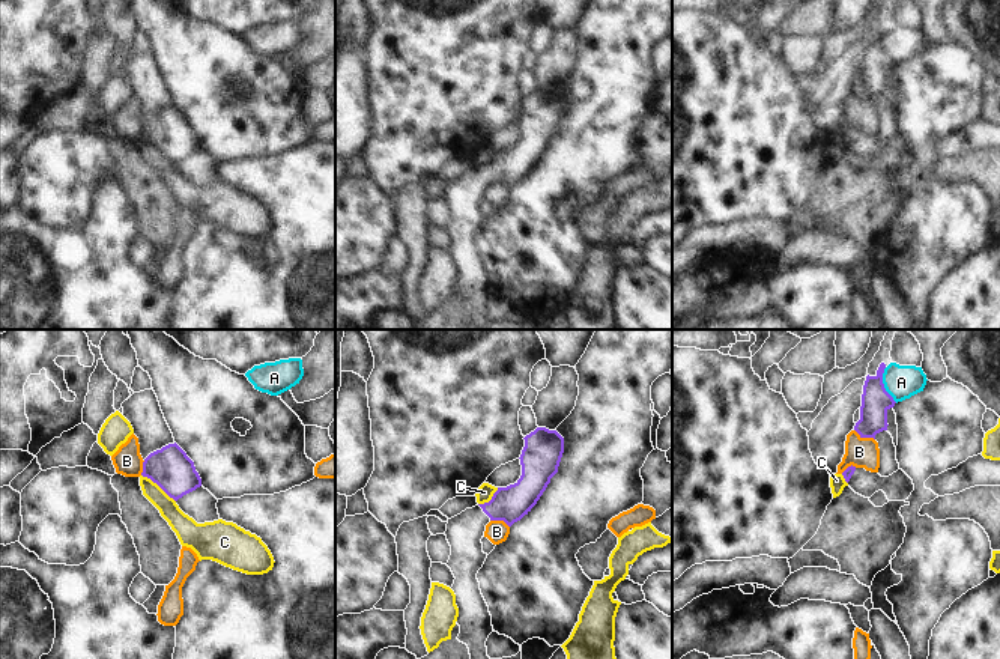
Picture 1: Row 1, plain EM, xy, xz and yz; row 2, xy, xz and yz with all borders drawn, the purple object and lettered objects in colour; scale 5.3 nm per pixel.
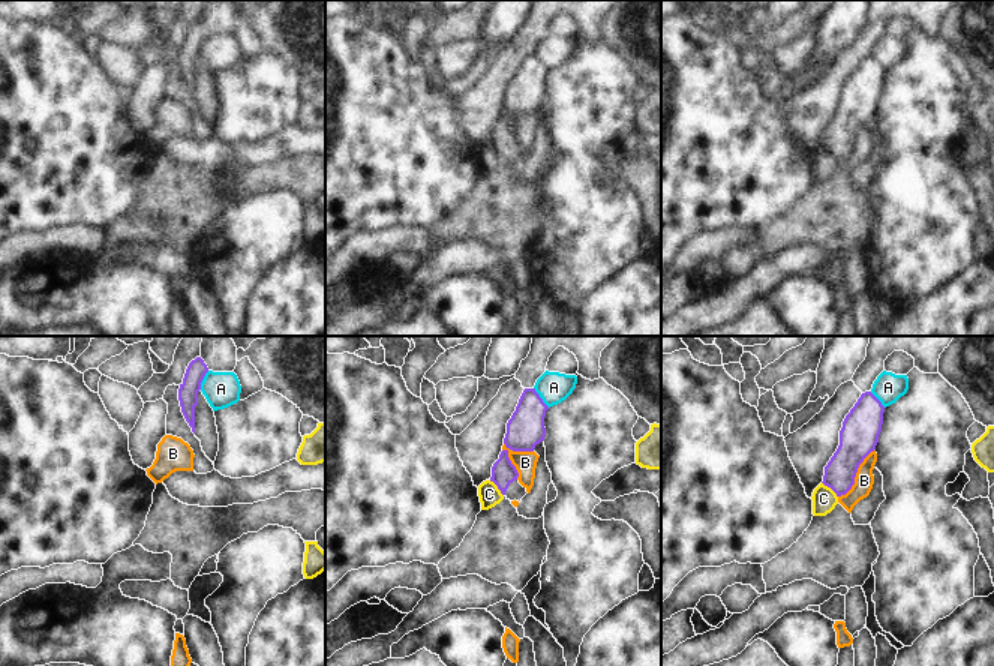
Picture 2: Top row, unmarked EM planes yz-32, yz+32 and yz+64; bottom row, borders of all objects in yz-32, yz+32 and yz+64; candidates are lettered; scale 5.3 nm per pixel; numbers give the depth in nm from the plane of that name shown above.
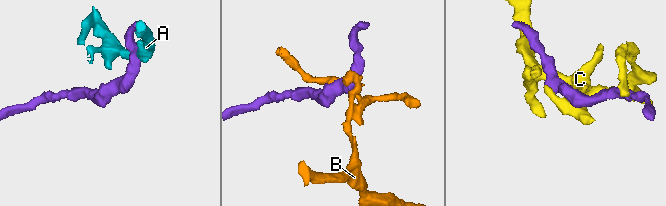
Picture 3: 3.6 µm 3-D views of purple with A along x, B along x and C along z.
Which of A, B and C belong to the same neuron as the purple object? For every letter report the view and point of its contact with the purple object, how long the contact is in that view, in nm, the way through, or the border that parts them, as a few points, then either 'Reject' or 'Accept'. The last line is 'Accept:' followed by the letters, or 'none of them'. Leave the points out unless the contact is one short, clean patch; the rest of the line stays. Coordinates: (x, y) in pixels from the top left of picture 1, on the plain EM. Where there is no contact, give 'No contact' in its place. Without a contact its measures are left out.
A: Touches purple at yz (883, 48). Shared border 200 nm. Boundary: yz (884, 30), (883, 50), (896, 65). Reject
B: Touches purple at yz (865, 100). Shared border 130 nm. Boundary: yz (854, 92), (862, 100), (874, 103). Reject
C: Touches purple at xy (158, 148). Shared border 240 nm. Boundary: xy (142, 137), (155, 145), (175, 164). Reject
Accept: none of them.

